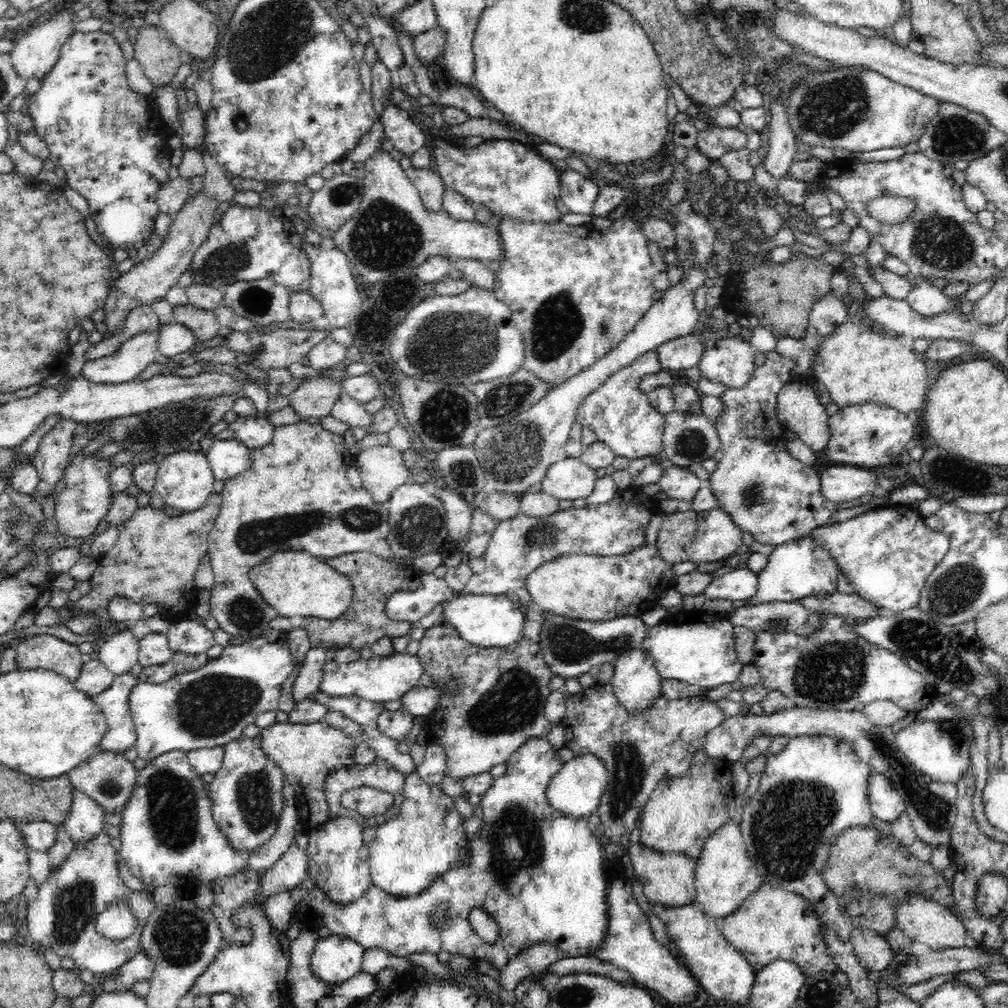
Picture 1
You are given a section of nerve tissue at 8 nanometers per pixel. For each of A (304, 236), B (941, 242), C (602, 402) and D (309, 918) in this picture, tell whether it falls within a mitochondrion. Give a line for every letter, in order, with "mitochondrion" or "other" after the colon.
A: other
B: mitochondrion
C: other
D: other

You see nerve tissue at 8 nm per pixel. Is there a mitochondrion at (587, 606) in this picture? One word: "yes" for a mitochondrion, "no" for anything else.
yes

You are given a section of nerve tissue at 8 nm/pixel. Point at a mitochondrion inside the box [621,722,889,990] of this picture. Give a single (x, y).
(789, 822)

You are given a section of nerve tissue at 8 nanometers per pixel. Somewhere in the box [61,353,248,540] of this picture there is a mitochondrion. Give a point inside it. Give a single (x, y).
(174, 428)

